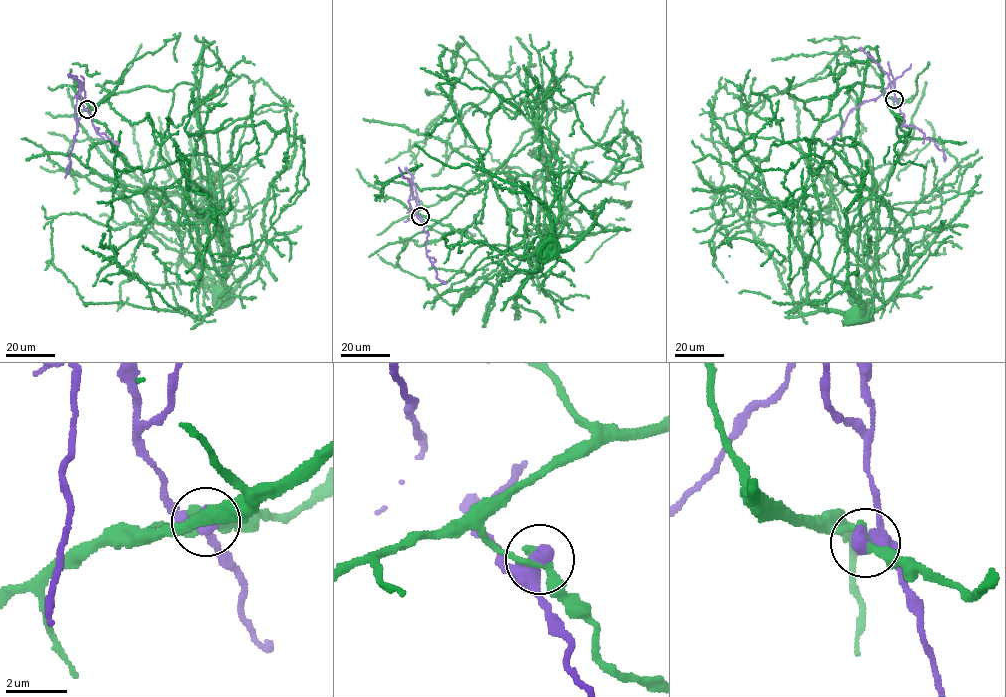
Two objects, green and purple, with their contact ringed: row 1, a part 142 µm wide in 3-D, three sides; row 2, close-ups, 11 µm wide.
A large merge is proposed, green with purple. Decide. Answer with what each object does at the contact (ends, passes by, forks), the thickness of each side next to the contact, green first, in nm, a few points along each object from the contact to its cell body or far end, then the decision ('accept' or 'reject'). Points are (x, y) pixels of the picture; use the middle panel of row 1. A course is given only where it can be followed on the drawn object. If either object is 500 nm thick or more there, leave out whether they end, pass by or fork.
green passes by; purple passes by; calibres 280 and 480 nm; course green (420, 216), (419, 210), (481, 173), (519, 168), (534, 180), (543, 247); course purple (420, 216), (410, 209), (411, 184), (399, 167); reject

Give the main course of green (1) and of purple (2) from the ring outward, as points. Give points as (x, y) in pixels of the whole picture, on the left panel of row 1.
1: (87, 109), (108, 95), (145, 86), (196, 87), (206, 146), (210, 252), (220, 282), (218, 306)
2: (87, 109), (78, 93), (75, 116), (77, 131), (65, 177)

